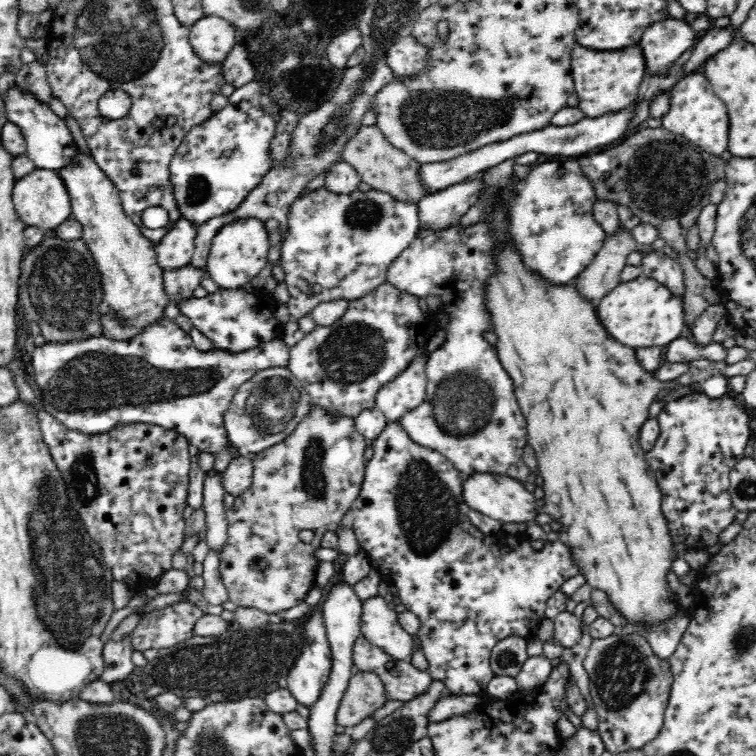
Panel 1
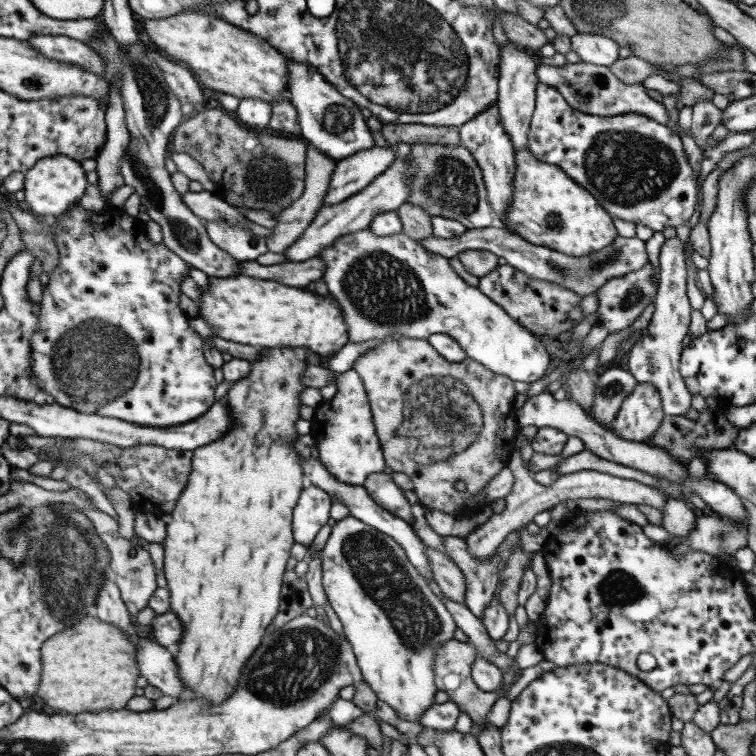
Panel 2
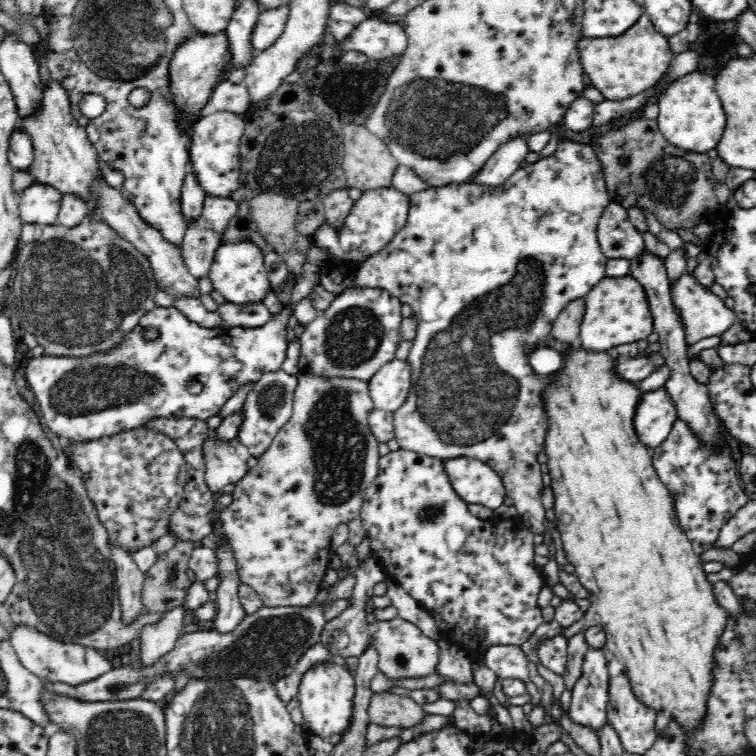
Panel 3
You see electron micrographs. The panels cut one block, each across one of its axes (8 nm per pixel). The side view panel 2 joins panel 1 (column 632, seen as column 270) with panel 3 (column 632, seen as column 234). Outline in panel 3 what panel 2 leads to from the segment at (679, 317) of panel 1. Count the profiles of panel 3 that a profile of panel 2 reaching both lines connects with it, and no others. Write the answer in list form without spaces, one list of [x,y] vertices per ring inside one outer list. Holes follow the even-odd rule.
[[[630,274],[622,278],[605,277],[585,296],[580,340],[588,350],[610,350],[621,344],[645,340],[655,331],[653,316],[642,284]]]

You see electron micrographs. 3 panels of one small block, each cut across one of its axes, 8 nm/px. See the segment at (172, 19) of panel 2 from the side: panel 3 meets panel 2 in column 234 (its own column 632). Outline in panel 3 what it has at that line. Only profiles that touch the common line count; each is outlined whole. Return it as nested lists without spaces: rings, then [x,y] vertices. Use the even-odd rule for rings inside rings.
[[[643,15],[630,30],[614,38],[580,38],[579,60],[591,81],[606,100],[619,101],[653,88],[660,82],[673,57],[667,38],[659,34],[649,17]]]

